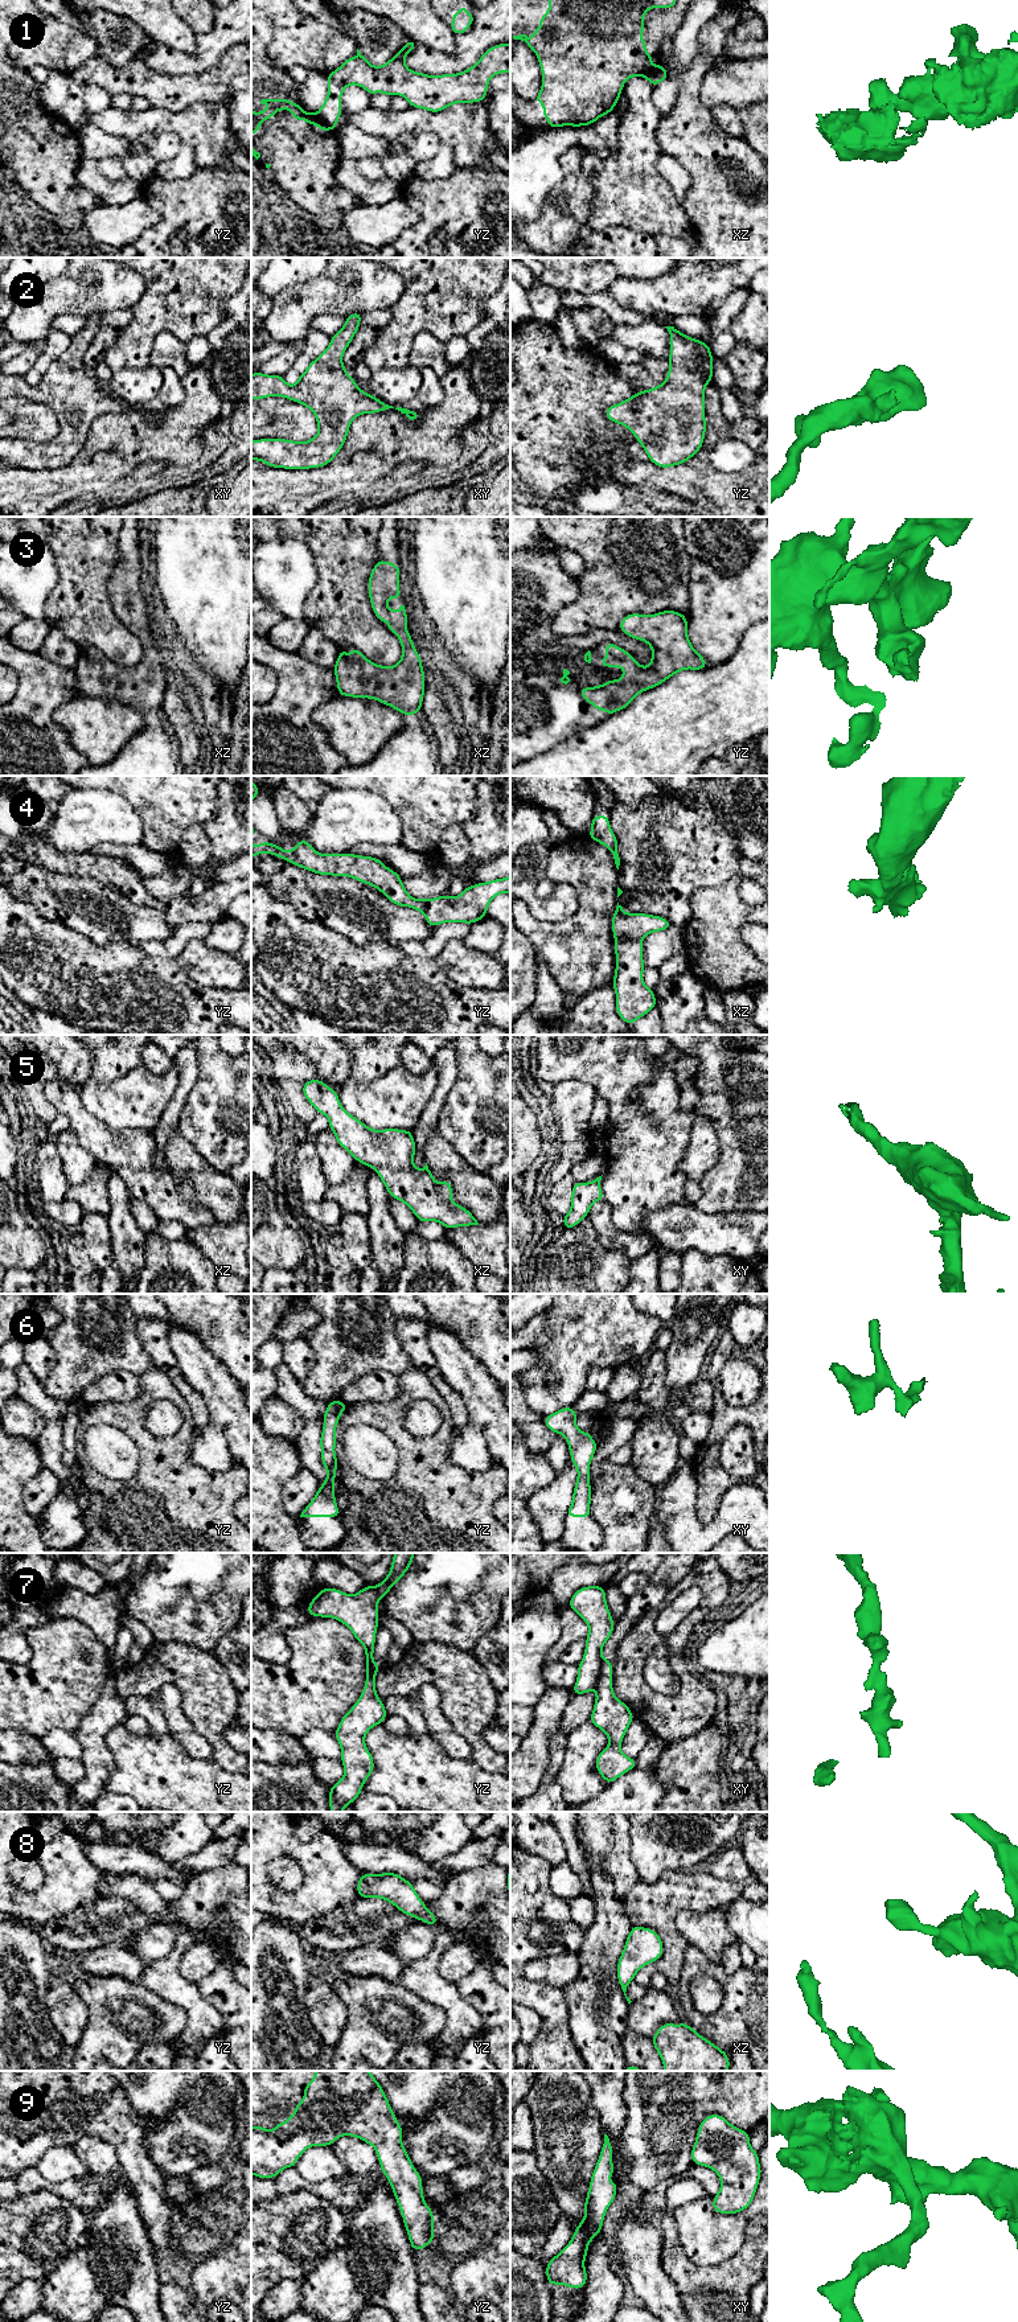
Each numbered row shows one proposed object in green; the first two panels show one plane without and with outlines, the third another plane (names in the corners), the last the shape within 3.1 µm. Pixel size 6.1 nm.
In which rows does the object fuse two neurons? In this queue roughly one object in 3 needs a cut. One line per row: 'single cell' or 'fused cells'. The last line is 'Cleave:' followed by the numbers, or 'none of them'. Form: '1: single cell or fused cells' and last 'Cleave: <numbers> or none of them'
1: fused cells
2: single cell
3: single cell
4: single cell
5: single cell
6: single cell
7: fused cells
8: single cell
9: single cell
Cleave: 1, 7

